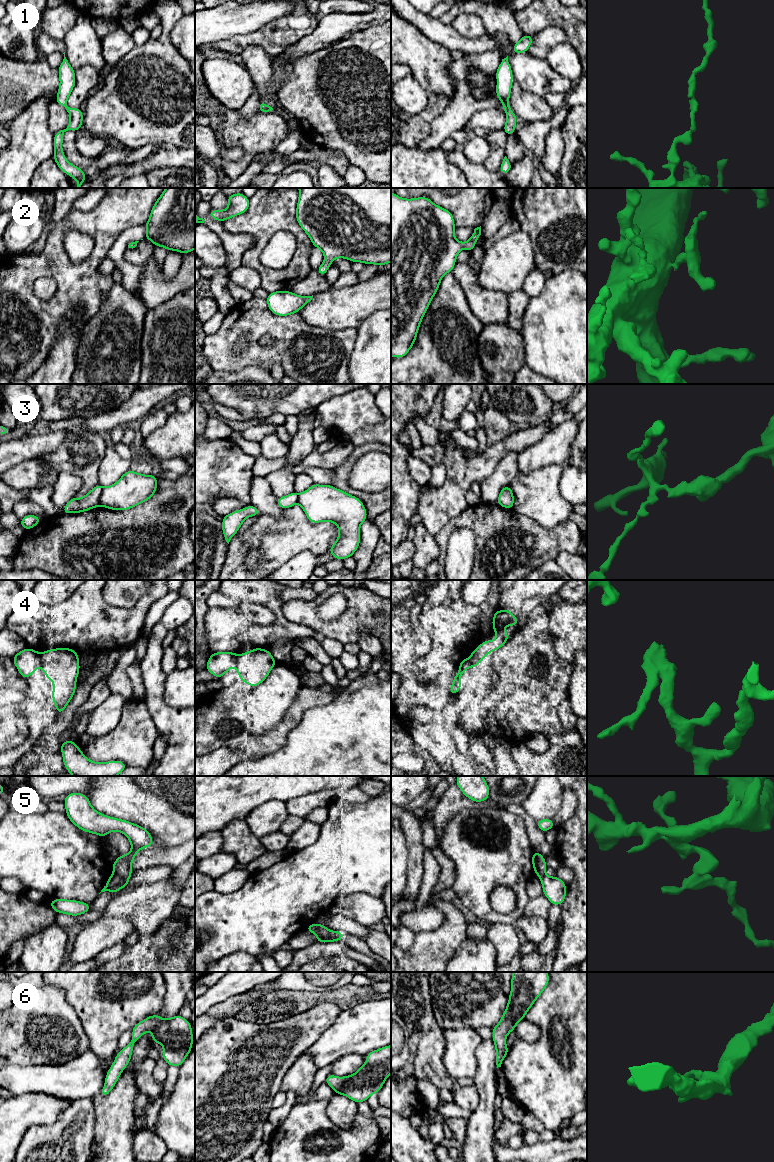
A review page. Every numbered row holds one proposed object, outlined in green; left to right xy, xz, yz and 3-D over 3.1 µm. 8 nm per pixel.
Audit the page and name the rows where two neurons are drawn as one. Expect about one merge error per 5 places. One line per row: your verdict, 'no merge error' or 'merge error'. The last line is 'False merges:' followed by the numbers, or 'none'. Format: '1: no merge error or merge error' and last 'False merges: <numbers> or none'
1: no merge error
2: no merge error
3: merge error
4: no merge error
5: merge error
6: no merge error
False merges: 3, 5

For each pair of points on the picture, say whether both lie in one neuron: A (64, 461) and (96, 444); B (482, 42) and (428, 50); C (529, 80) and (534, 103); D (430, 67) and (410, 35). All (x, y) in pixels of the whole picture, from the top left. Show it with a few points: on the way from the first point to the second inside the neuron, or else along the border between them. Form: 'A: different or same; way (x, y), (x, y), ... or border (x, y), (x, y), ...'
A: same; way (72, 460), (88, 449)
B: different; border (425, 35), (444, 45), (450, 51)
C: different; border (513, 79), (524, 90), (535, 93), (543, 98)
D: same; way (425, 59), (410, 43)

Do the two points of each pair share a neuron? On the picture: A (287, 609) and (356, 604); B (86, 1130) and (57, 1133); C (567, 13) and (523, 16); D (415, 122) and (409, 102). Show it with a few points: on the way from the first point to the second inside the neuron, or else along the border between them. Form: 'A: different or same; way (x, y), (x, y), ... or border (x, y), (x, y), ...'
A: same; way (305, 614), (322, 627), (338, 627), (343, 622)
B: same; way (79, 1130), (74, 1129), (63, 1137)
C: same; way (556, 13), (542, 13), (534, 16)
D: different; border (428, 97), (428, 103), (418, 113), (401, 111)

